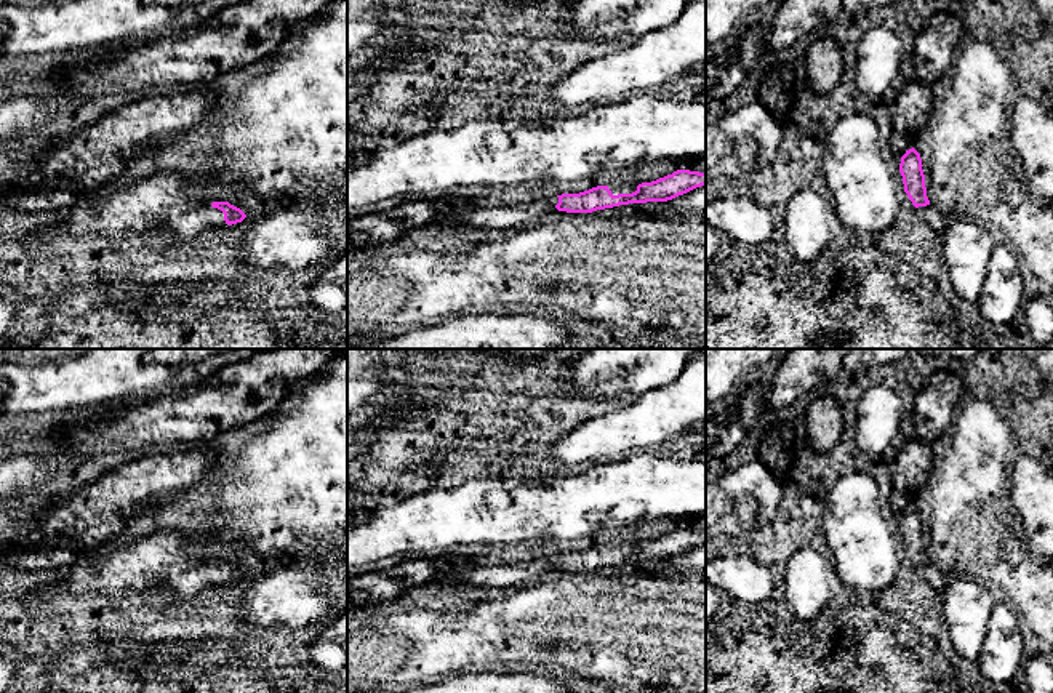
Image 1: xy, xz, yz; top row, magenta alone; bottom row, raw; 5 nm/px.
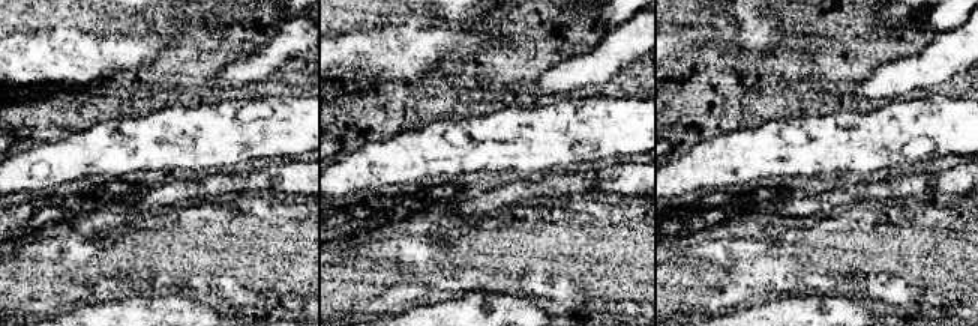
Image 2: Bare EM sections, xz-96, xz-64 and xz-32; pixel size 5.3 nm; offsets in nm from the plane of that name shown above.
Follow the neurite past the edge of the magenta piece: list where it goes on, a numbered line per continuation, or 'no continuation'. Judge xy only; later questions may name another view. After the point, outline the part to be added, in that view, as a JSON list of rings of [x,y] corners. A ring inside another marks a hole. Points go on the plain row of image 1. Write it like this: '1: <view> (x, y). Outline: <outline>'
1: xy (165, 559). Outline: [[[163,531],[141,538],[107,554],[90,555],[85,562],[67,570],[67,578],[59,587],[54,584],[51,589],[35,589],[27,597],[18,599],[18,603],[38,610],[58,592],[69,591],[74,594],[93,592],[104,602],[115,605],[130,592],[157,589],[160,584],[173,589],[181,597],[189,597],[205,586],[226,584],[226,579],[221,568],[195,557],[195,552],[186,544],[179,531]]]

